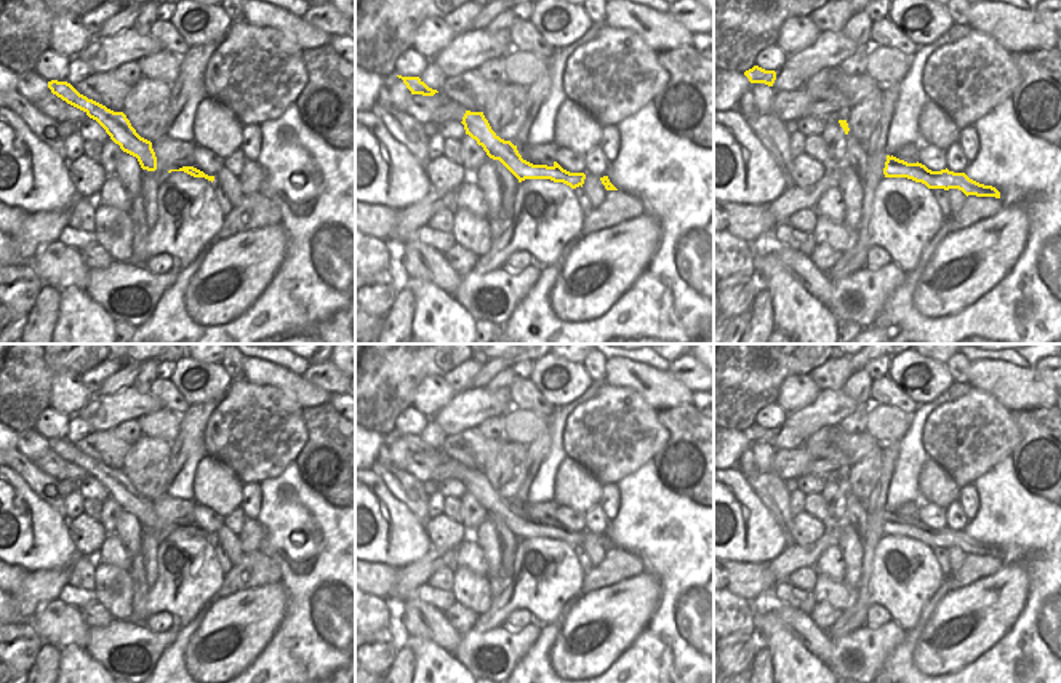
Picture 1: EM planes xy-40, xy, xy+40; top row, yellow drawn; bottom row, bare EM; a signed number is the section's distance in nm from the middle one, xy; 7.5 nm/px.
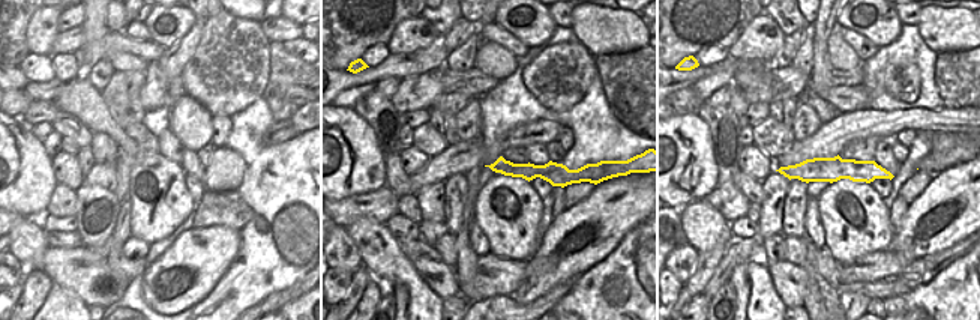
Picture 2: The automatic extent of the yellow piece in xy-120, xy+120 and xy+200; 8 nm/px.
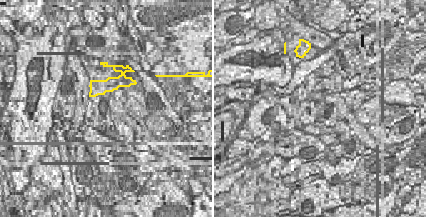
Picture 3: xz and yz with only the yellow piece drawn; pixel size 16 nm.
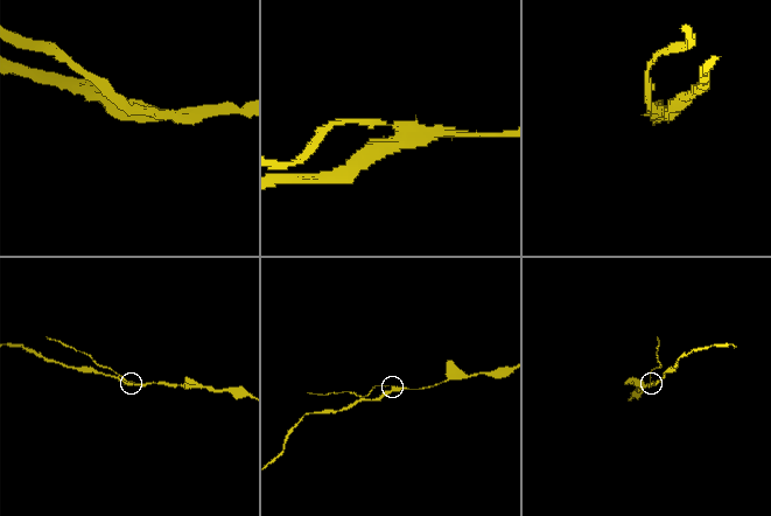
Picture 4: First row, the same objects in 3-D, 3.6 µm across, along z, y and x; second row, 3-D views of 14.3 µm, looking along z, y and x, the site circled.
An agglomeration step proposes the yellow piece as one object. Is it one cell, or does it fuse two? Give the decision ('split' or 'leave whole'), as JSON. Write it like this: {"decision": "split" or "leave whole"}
{"decision": "split"}

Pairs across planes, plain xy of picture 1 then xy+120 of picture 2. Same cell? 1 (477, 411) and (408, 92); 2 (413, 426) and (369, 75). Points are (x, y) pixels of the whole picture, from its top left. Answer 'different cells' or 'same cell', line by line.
1: different cells
2: different cells

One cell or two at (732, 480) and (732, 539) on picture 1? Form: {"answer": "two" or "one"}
{"answer": "one"}

